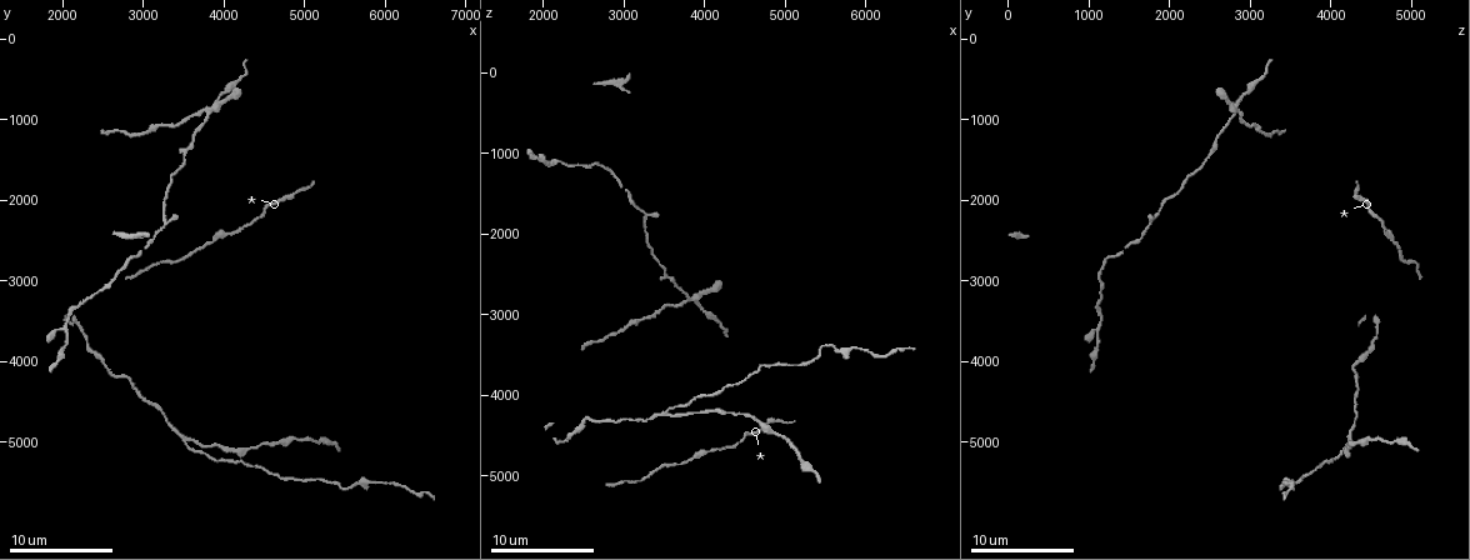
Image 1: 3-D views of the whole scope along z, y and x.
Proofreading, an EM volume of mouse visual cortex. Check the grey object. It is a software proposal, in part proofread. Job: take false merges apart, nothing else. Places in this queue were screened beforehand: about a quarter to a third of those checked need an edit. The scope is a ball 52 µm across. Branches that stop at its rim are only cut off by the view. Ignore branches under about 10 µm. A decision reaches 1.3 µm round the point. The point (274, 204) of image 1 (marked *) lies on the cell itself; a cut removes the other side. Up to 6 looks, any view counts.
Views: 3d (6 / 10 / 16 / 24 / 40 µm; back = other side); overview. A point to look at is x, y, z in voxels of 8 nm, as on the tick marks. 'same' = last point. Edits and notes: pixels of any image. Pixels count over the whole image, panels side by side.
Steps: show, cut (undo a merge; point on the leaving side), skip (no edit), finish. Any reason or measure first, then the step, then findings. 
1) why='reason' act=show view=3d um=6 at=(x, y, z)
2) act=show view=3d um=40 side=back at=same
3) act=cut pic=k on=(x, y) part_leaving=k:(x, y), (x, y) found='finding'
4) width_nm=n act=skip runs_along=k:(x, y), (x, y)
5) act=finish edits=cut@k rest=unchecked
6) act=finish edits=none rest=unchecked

why='side arm on a straight run' act=show view=3d um=6 at=(3750, 900, 2800)

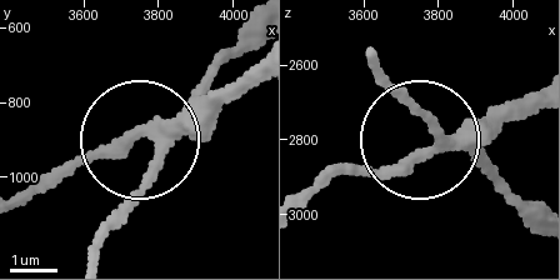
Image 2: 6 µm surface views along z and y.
act=show view=3d um=6 side=back at=(3780, 890, 2830)

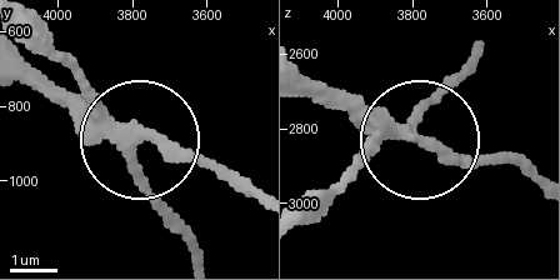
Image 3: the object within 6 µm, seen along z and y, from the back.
width_nm=260 act=cut pic=3 on=(58, 95) part_leaving=3:(113, 128), (156, 131), (251, 188) found='a second cell is stuck on'

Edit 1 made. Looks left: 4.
act=show view=overview

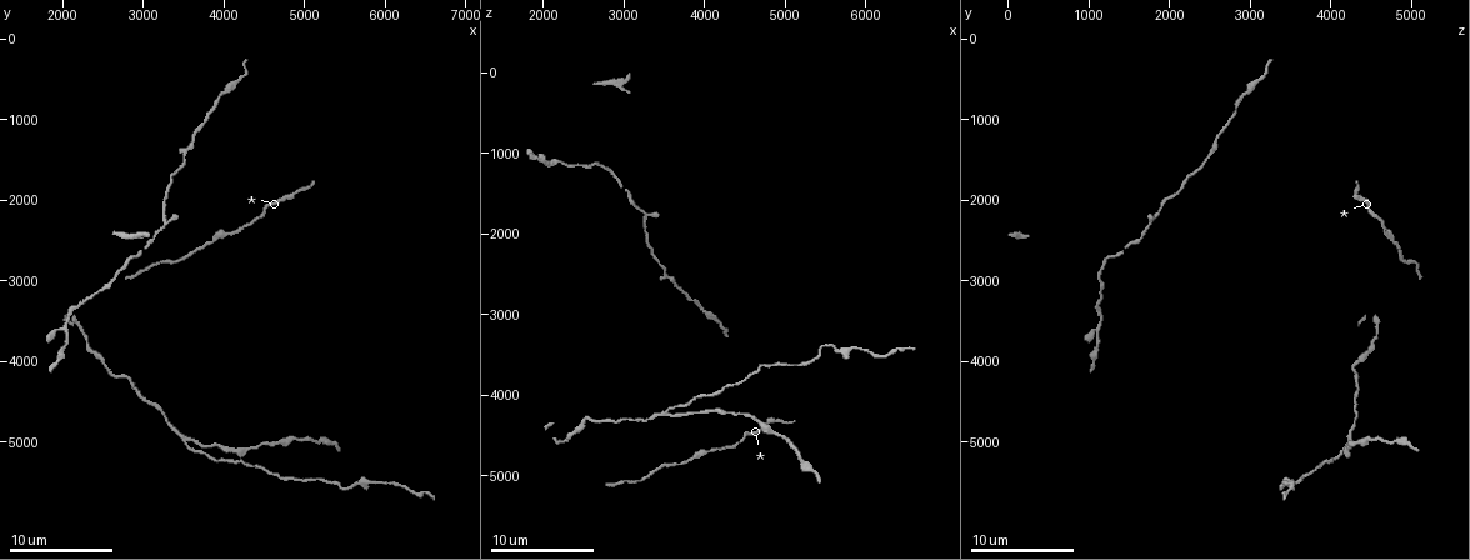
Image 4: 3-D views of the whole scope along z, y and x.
why='calibre changes' act=show view=3d um=10 at=(3250, 2350, 1700)

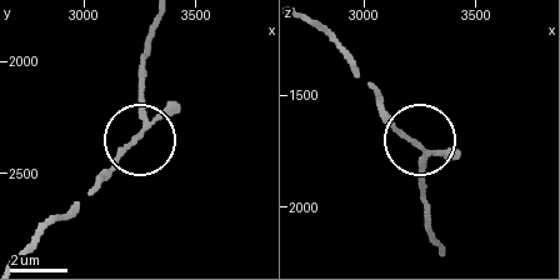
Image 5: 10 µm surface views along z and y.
act=skip runs_along=5:(160, 20), (141, 70), (139, 135), (93, 190) found='all the same cell'

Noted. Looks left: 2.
why='thick turns thin' act=show view=3d um=16 at=(2300, 3250, 1100)

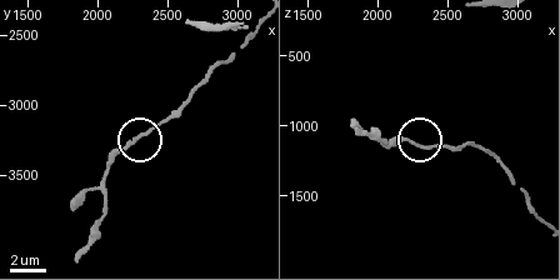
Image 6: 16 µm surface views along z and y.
width_nm=170 act=skip runs_along=6:(255, 29), (170, 114), (109, 161) found='continuous, no second cell'

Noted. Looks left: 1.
act=finish edits=cut@3 rest=unchecked

